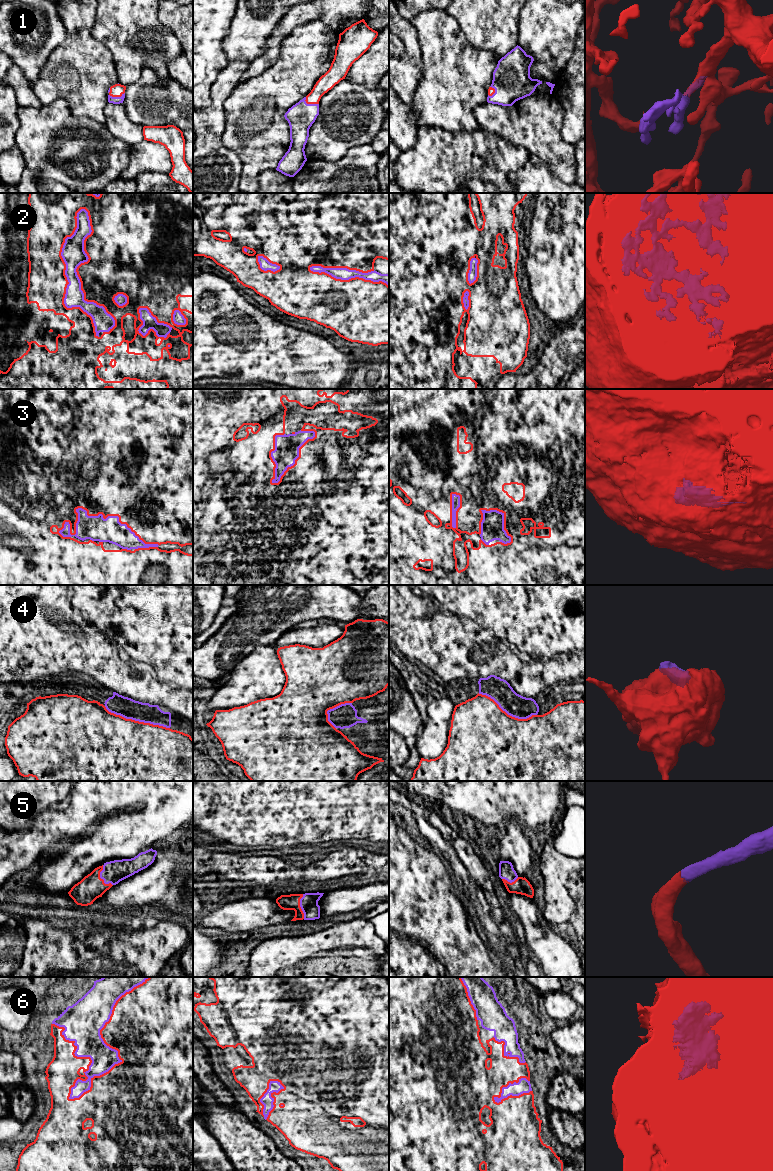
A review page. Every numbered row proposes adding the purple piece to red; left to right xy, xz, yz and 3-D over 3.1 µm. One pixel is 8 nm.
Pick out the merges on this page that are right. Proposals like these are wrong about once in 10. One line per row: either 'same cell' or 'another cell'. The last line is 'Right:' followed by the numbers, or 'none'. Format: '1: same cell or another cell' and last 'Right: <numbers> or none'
1: same cell
2: same cell
3: same cell
4: another cell
5: same cell
6: same cell
Right: 1, 2, 3, 5, 6

